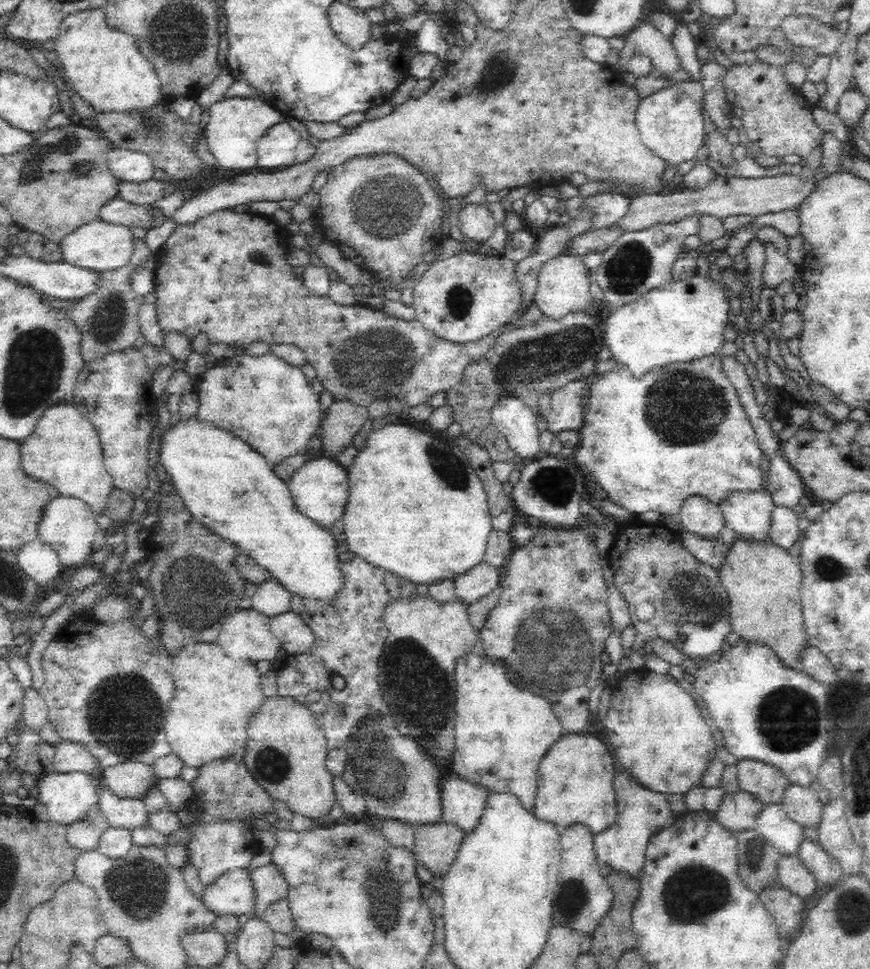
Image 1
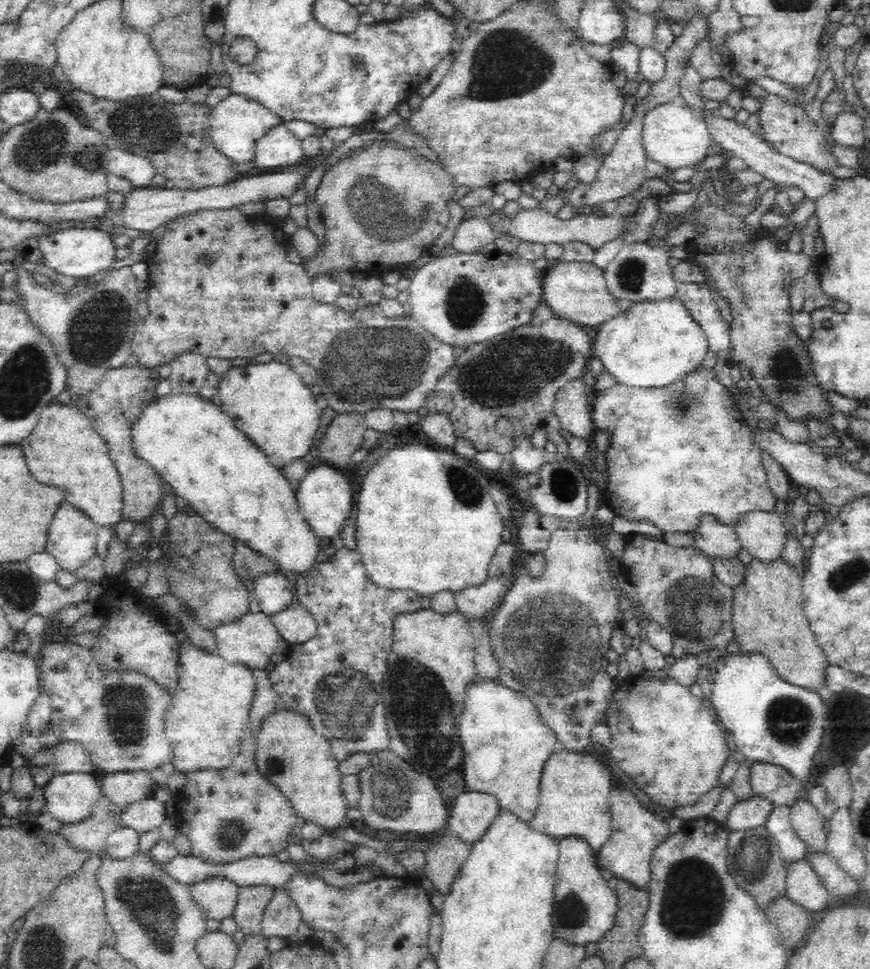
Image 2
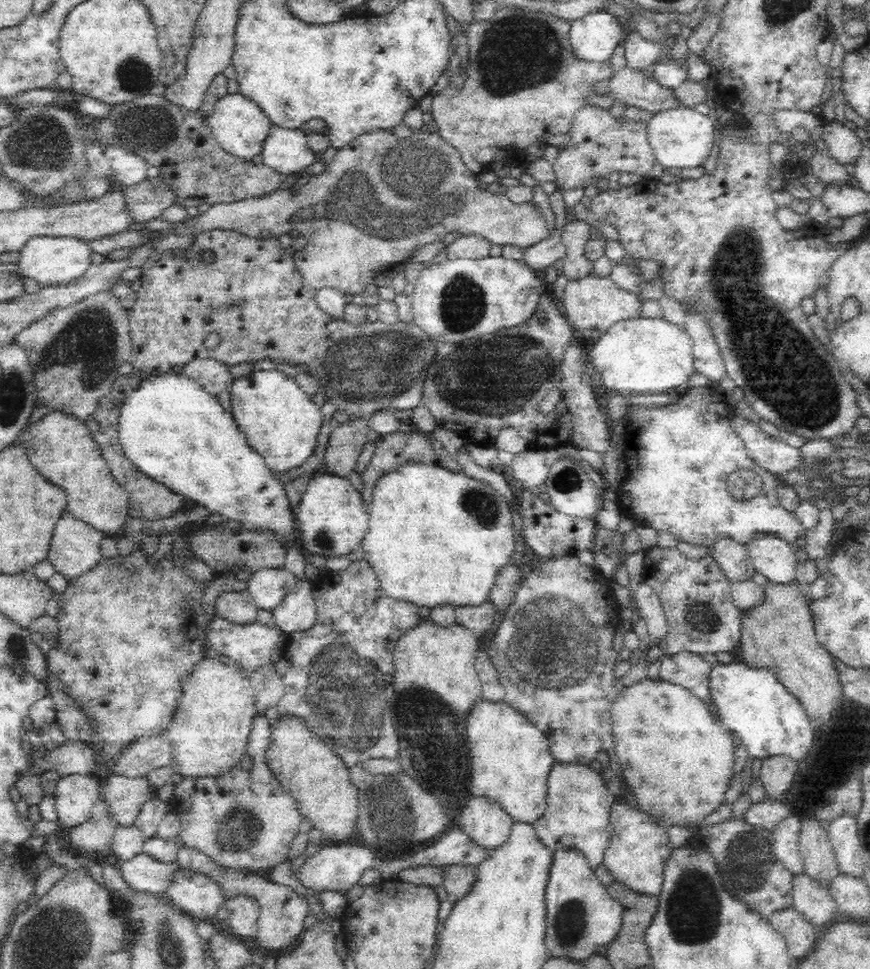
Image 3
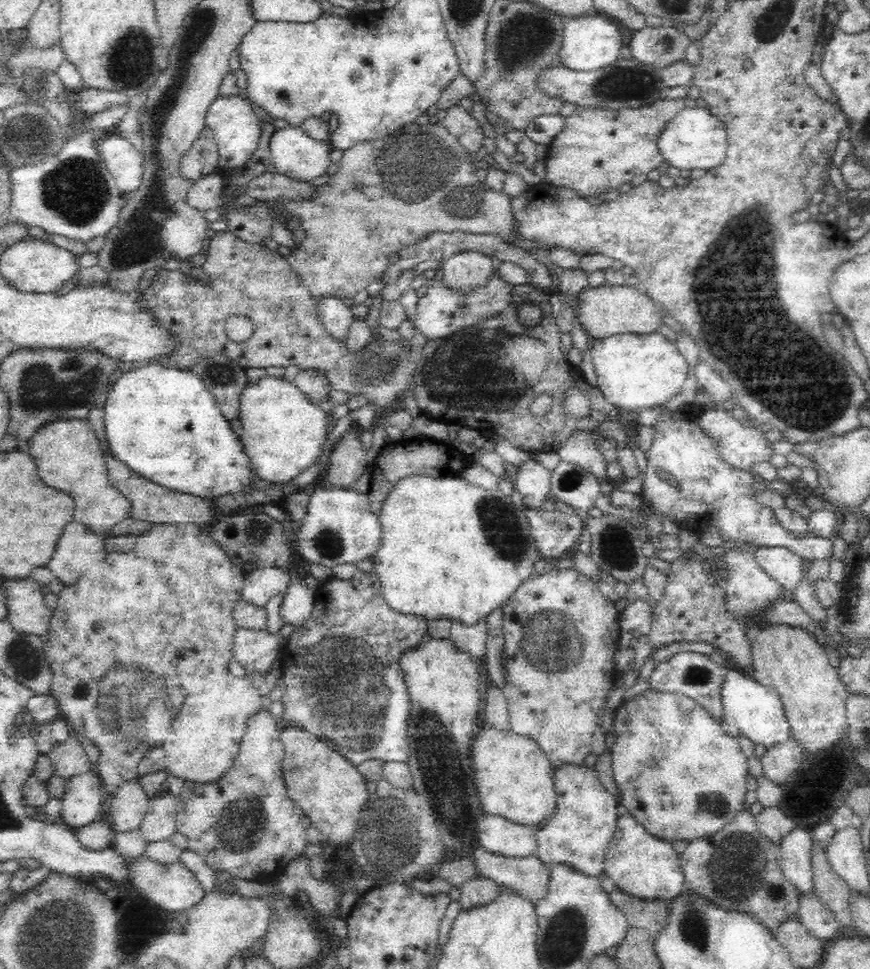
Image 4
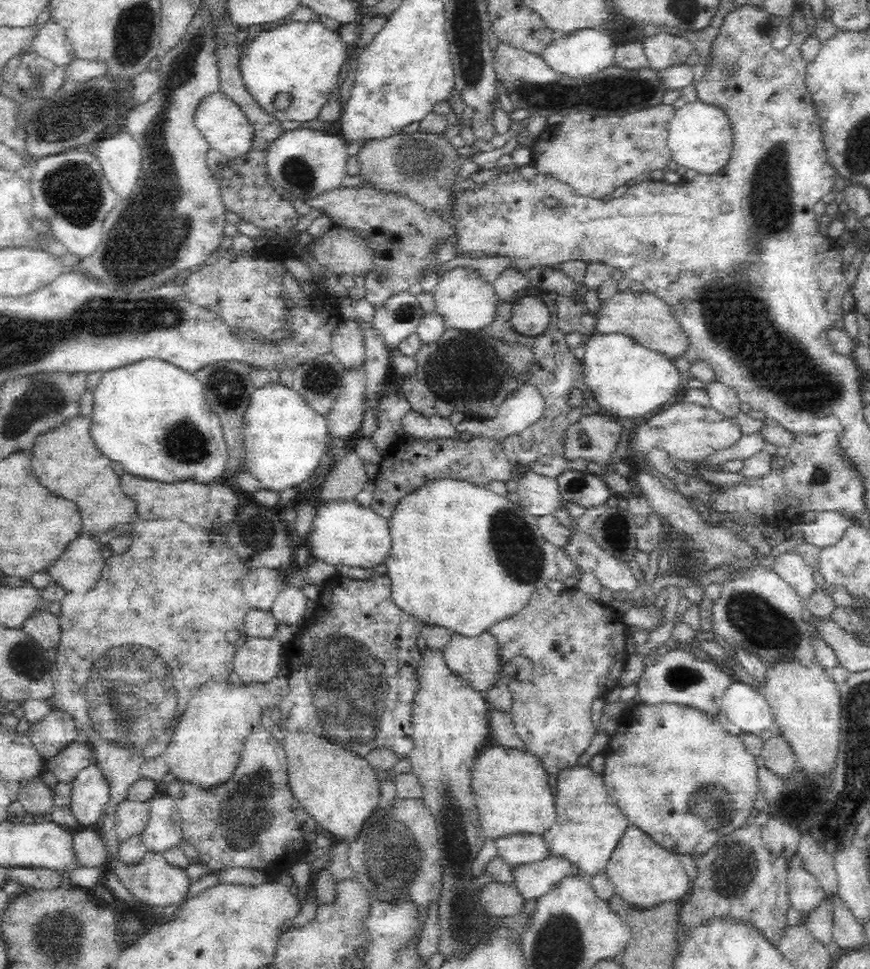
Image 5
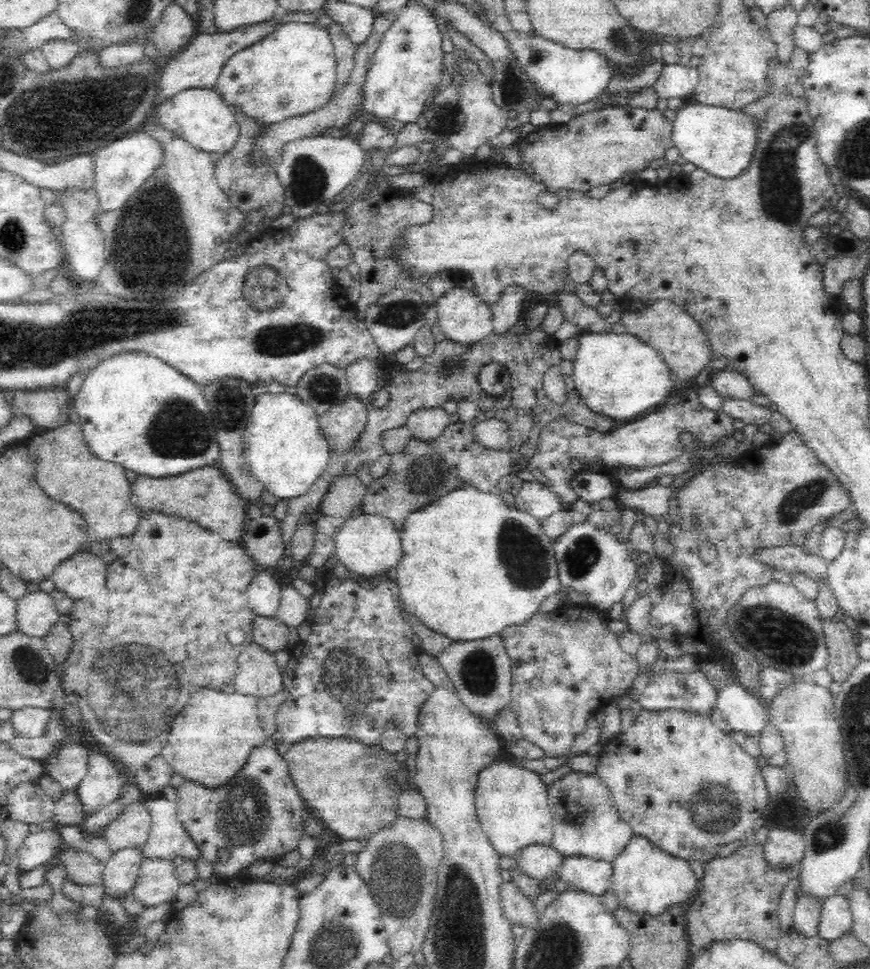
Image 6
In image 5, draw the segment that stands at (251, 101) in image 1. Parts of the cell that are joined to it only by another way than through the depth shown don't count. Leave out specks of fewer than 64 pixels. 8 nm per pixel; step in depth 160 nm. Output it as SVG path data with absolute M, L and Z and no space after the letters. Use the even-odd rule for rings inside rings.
M218 89L200 96L200 101L192 114L192 123L202 139L208 142L210 150L216 150L228 158L247 152L251 144L251 129L248 120L240 108L236 107L236 104Z

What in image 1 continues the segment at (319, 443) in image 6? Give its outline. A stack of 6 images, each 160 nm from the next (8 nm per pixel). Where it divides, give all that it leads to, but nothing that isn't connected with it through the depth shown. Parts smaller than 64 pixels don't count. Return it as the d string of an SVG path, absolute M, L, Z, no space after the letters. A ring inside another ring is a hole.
M273 352L262 356L236 354L230 360L219 361L212 369L207 369L202 378L194 382L193 392L199 396L197 414L215 420L222 428L241 436L258 452L261 452L272 465L282 462L287 456L294 456L308 450L308 440L321 424L320 397L311 384L306 382L304 372L276 356Z

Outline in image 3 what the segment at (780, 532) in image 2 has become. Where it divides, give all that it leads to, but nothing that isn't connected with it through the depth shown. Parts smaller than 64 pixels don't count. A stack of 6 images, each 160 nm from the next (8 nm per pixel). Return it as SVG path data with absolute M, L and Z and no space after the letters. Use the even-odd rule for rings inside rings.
M770 535L752 539L747 549L757 572L766 576L770 584L794 584L798 570L794 547Z

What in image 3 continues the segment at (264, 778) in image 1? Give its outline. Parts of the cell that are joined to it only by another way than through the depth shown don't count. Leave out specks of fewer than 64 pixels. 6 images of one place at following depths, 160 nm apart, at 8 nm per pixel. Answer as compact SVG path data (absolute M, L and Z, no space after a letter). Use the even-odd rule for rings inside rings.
M280 718L272 732L274 740L267 752L270 768L283 789L295 798L300 814L330 840L344 842L353 837L361 790L353 783L349 766L318 735L308 731L302 720Z

